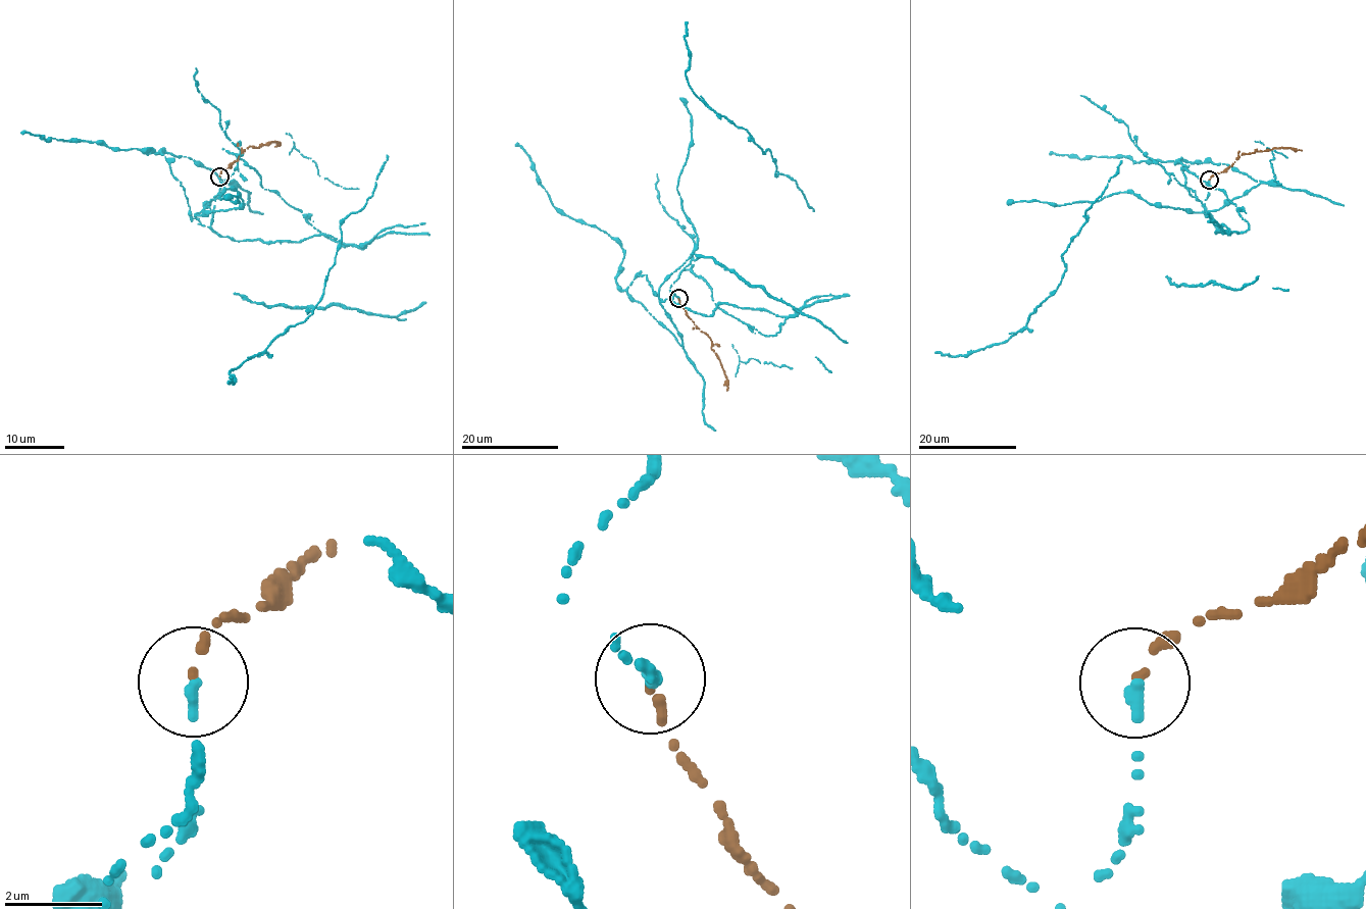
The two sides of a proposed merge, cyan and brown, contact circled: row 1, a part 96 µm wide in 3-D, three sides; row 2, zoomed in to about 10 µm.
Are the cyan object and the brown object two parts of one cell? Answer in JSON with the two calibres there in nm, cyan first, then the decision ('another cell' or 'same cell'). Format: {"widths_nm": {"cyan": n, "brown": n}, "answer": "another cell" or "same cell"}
{"widths_nm": {"cyan": 240, "brown": 150}, "answer": "another cell"}

